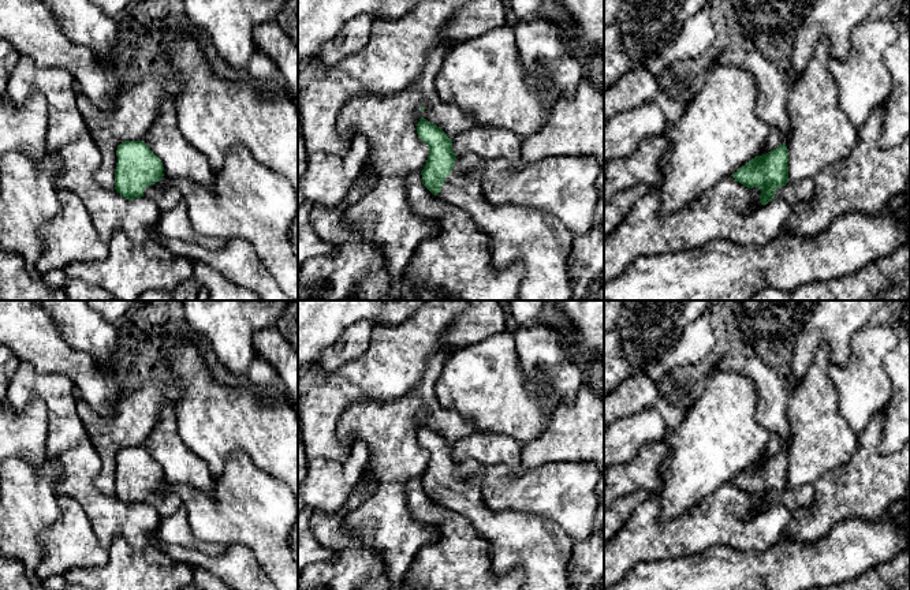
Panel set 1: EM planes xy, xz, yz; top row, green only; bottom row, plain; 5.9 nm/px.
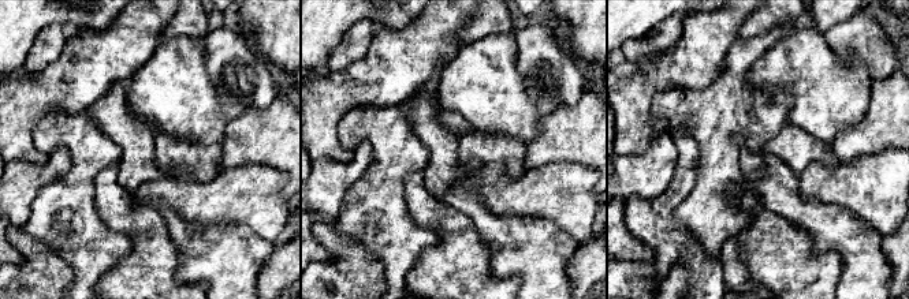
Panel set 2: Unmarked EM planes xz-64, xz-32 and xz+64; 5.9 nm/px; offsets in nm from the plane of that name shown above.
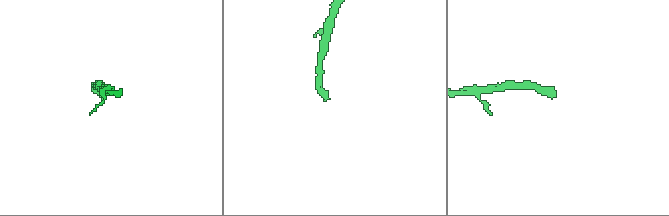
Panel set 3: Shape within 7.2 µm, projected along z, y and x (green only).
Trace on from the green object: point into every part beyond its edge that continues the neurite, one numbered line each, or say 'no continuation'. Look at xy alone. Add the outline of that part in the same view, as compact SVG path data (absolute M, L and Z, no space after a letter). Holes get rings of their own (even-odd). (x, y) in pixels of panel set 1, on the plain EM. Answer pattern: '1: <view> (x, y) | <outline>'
1: xy (166, 501) | M157 488L145 494L143 503L152 505L161 519L176 512L184 503L174 489Z

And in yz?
1: yz (793, 499) | M805 485L799 489L787 489L775 497L775 504L783 504L790 512L808 508L813 504L813 485Z

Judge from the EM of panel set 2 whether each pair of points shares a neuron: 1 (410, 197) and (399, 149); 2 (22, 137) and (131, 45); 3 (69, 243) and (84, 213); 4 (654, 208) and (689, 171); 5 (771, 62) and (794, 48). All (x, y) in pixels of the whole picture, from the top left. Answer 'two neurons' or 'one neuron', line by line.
1: two neurons
2: one neuron
3: one neuron
4: one neuron
5: one neuron

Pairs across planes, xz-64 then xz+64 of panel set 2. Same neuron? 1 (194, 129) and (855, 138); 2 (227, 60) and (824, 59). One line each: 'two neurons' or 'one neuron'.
1: two neurons
2: two neurons

